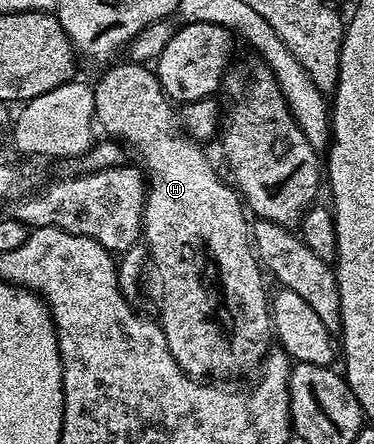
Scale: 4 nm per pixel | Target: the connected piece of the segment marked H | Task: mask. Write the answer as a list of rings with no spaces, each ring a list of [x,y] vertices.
[[[129,61],[121,62],[107,66],[103,70],[107,71],[99,77],[98,83],[93,84],[94,119],[99,128],[102,126],[110,134],[107,136],[111,140],[125,145],[129,150],[131,147],[138,154],[137,162],[148,180],[146,204],[142,206],[142,235],[152,271],[158,274],[158,291],[162,294],[158,299],[158,311],[162,314],[160,322],[164,337],[168,341],[168,349],[186,374],[198,377],[196,365],[200,363],[200,337],[204,337],[204,315],[206,311],[210,311],[208,299],[200,285],[200,273],[204,273],[204,263],[218,257],[220,275],[224,275],[224,295],[230,307],[230,317],[234,317],[236,321],[234,339],[236,345],[238,341],[240,345],[244,341],[242,361],[250,363],[256,357],[265,359],[272,343],[270,304],[268,291],[266,295],[266,287],[262,281],[264,271],[252,246],[252,227],[249,222],[246,224],[248,215],[244,210],[243,200],[233,186],[228,183],[226,185],[214,172],[206,160],[205,153],[198,148],[201,146],[180,130],[176,122],[175,108],[163,93],[157,74],[149,66]]]

